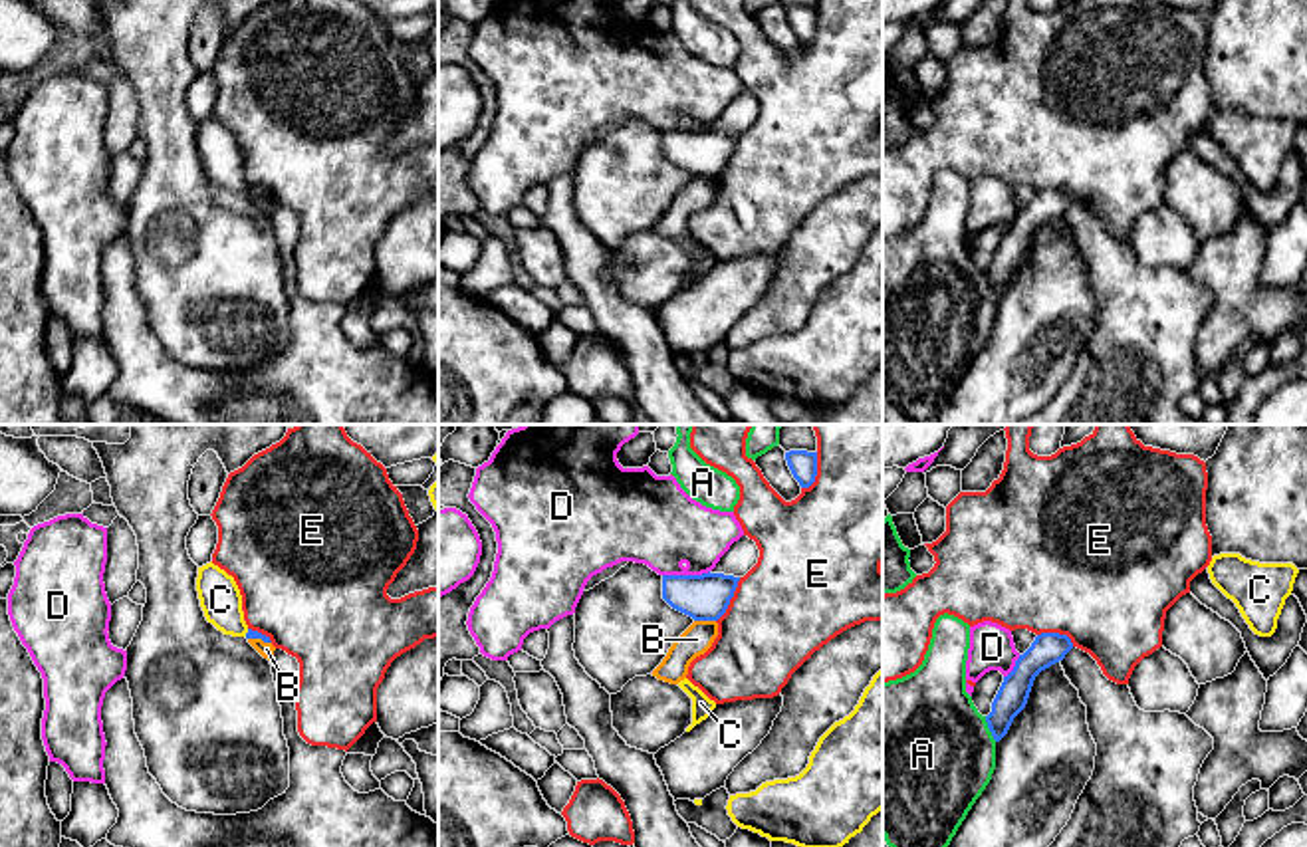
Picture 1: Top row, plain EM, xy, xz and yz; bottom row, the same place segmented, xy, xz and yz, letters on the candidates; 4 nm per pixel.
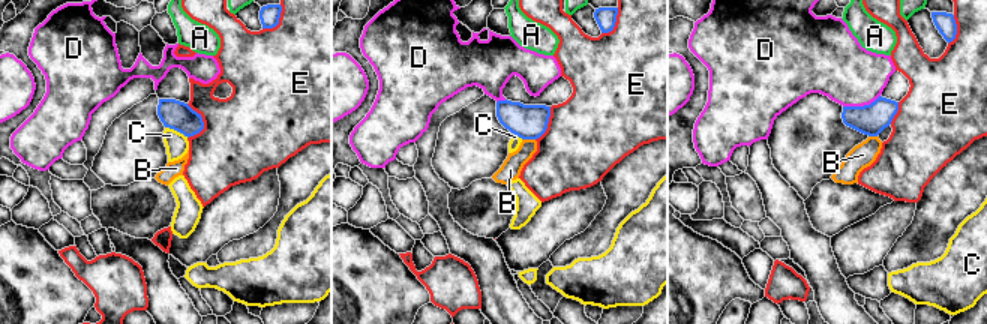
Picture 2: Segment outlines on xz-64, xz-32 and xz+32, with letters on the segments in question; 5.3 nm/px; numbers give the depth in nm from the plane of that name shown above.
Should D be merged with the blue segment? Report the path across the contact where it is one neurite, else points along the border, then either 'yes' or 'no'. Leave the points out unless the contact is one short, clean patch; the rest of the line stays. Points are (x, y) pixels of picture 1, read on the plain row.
no

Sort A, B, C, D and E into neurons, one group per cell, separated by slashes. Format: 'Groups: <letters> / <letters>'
Groups: A / B / C / D / E

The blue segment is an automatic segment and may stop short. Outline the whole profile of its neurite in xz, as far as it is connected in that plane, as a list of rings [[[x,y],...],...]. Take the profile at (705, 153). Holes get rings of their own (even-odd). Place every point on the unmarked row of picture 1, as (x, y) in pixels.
[[[724,129],[662,131],[662,155],[694,177],[718,177],[734,153],[740,133]]]

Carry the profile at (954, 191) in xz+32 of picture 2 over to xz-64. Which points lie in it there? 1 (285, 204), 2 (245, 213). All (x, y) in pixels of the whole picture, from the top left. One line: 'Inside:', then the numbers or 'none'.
Inside: 1

